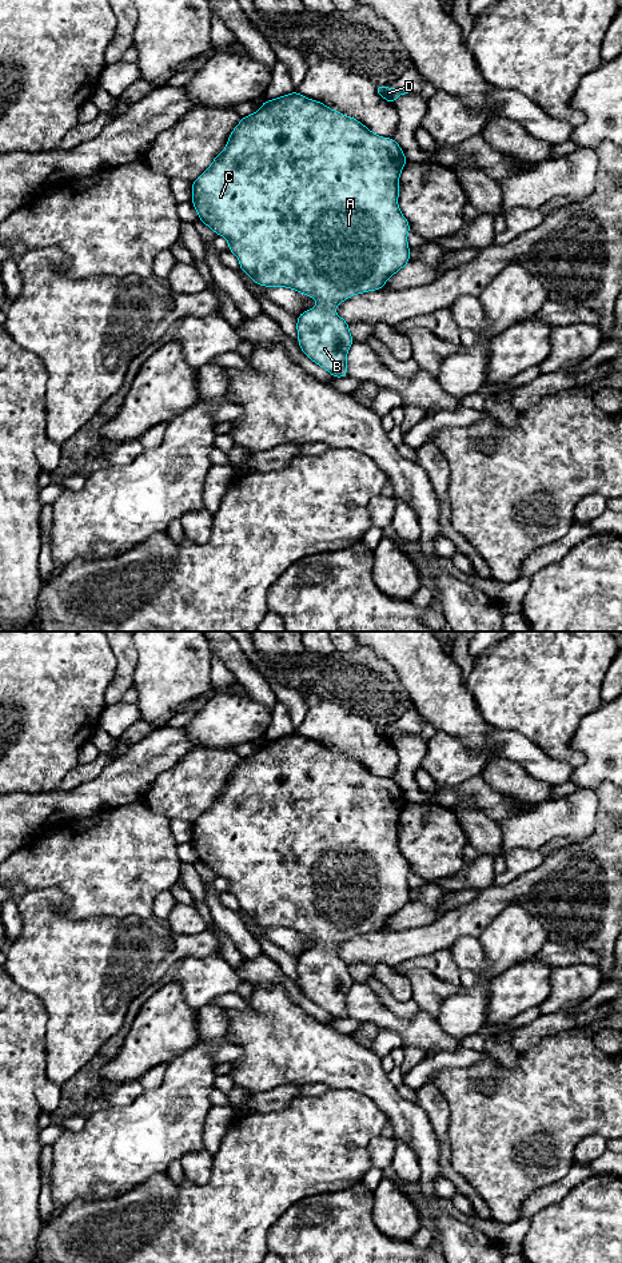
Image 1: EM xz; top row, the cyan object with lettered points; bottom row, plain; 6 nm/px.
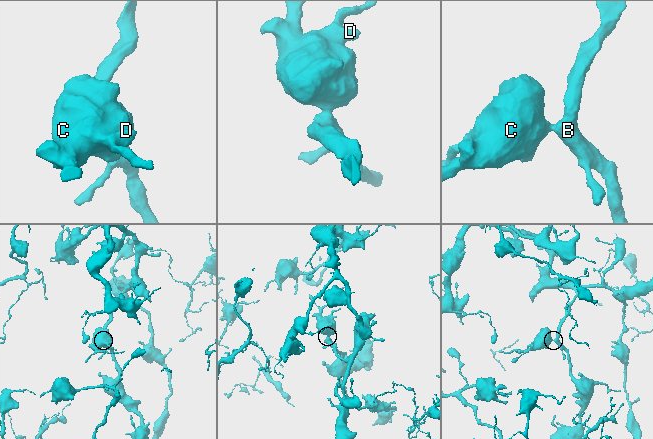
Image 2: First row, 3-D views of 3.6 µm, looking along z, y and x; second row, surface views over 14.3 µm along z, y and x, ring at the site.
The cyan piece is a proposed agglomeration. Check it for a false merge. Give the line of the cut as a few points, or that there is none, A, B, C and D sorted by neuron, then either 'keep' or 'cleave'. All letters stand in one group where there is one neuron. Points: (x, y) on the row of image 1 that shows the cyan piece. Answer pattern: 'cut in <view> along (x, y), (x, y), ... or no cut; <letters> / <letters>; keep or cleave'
no cut; A B C D; keep

